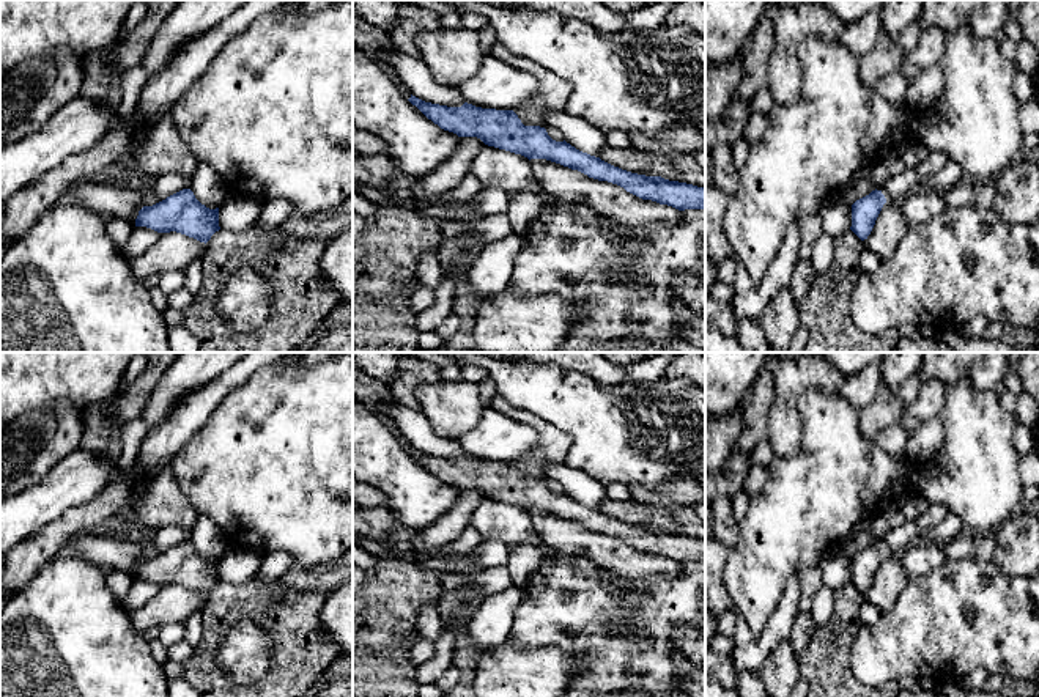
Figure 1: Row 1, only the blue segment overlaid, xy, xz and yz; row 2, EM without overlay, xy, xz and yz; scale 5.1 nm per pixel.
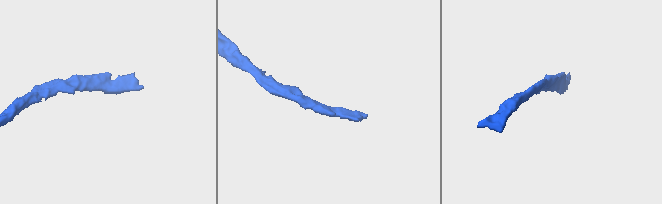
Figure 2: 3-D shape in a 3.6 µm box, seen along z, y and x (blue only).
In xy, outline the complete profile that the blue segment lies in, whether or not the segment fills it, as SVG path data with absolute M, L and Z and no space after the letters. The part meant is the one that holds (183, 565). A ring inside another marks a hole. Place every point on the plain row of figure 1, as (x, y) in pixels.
M183 541L153 559L143 559L135 579L157 585L176 584L206 596L220 582L219 560L206 560L190 541Z

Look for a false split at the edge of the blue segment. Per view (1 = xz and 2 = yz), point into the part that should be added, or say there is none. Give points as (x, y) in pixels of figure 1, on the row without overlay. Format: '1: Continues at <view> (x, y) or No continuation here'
1: No continuation here
2: No continuation here

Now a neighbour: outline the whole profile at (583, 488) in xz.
M564 463L546 466L545 472L564 486L567 496L582 505L600 510L601 502L608 497L605 485Z

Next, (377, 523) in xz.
M356 507L353 510L353 530L368 540L384 543L400 529L397 514L387 507Z

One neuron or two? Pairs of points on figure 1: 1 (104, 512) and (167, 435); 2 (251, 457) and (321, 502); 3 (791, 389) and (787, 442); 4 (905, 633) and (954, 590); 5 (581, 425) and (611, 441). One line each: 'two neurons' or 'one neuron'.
1: two neurons
2: one neuron
3: one neuron
4: one neuron
5: one neuron

